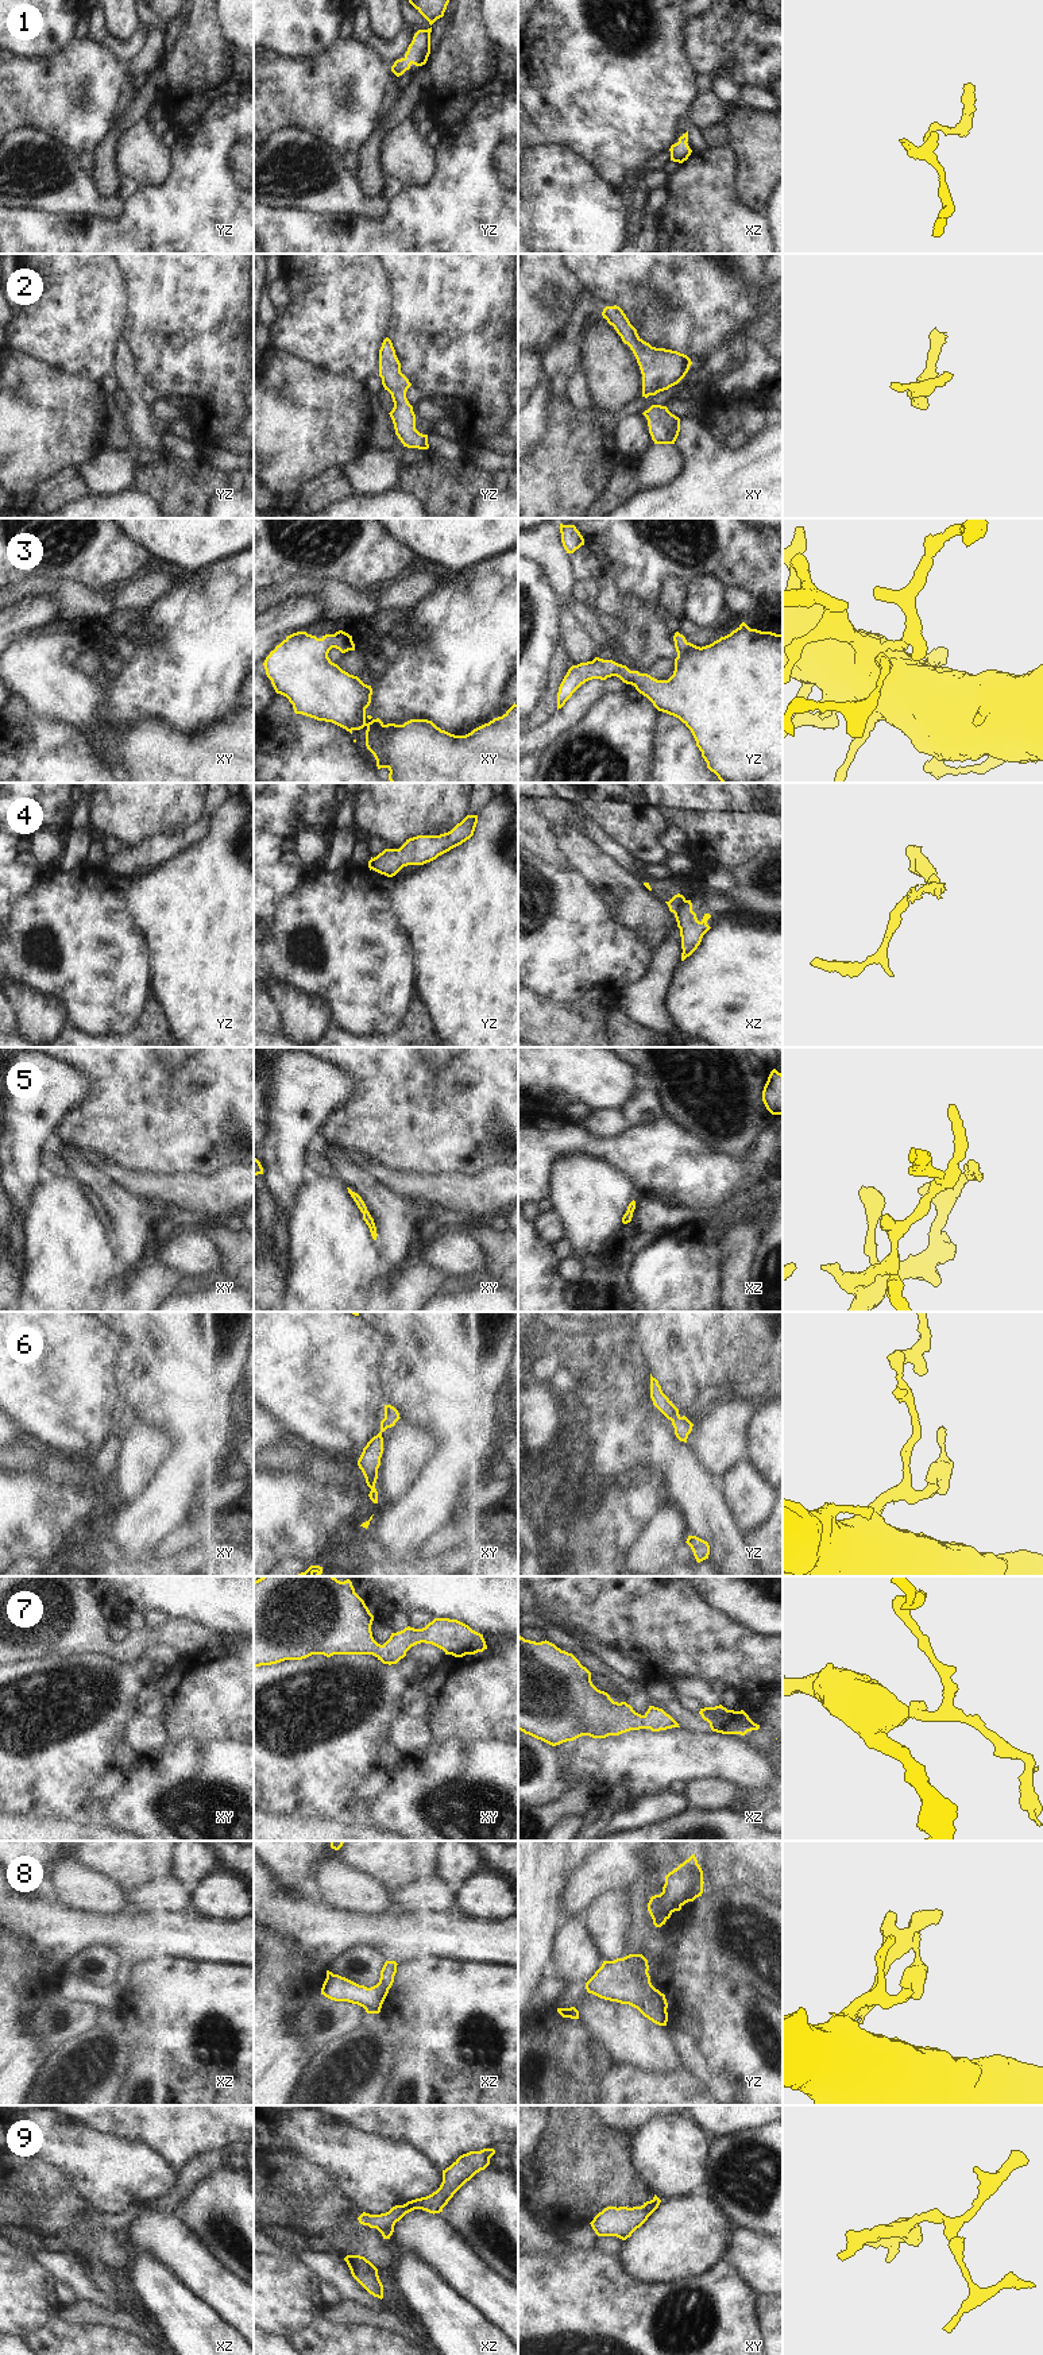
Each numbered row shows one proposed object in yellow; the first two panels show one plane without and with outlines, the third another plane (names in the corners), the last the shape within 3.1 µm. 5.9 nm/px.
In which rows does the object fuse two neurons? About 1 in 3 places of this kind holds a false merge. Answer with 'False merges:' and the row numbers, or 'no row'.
False merges: 4, 8

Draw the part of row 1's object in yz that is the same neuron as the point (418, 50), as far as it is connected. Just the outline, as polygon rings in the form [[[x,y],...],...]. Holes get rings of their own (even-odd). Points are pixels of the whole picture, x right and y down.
[[[432,27],[428,30],[418,30],[414,34],[405,57],[397,59],[391,66],[391,72],[397,77],[402,76],[406,70],[409,70],[412,63],[416,66],[422,66],[426,63],[430,54],[430,32]]]

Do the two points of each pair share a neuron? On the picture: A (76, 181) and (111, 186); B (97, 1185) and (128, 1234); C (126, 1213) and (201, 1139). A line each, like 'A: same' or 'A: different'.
A: different
B: same
C: different

